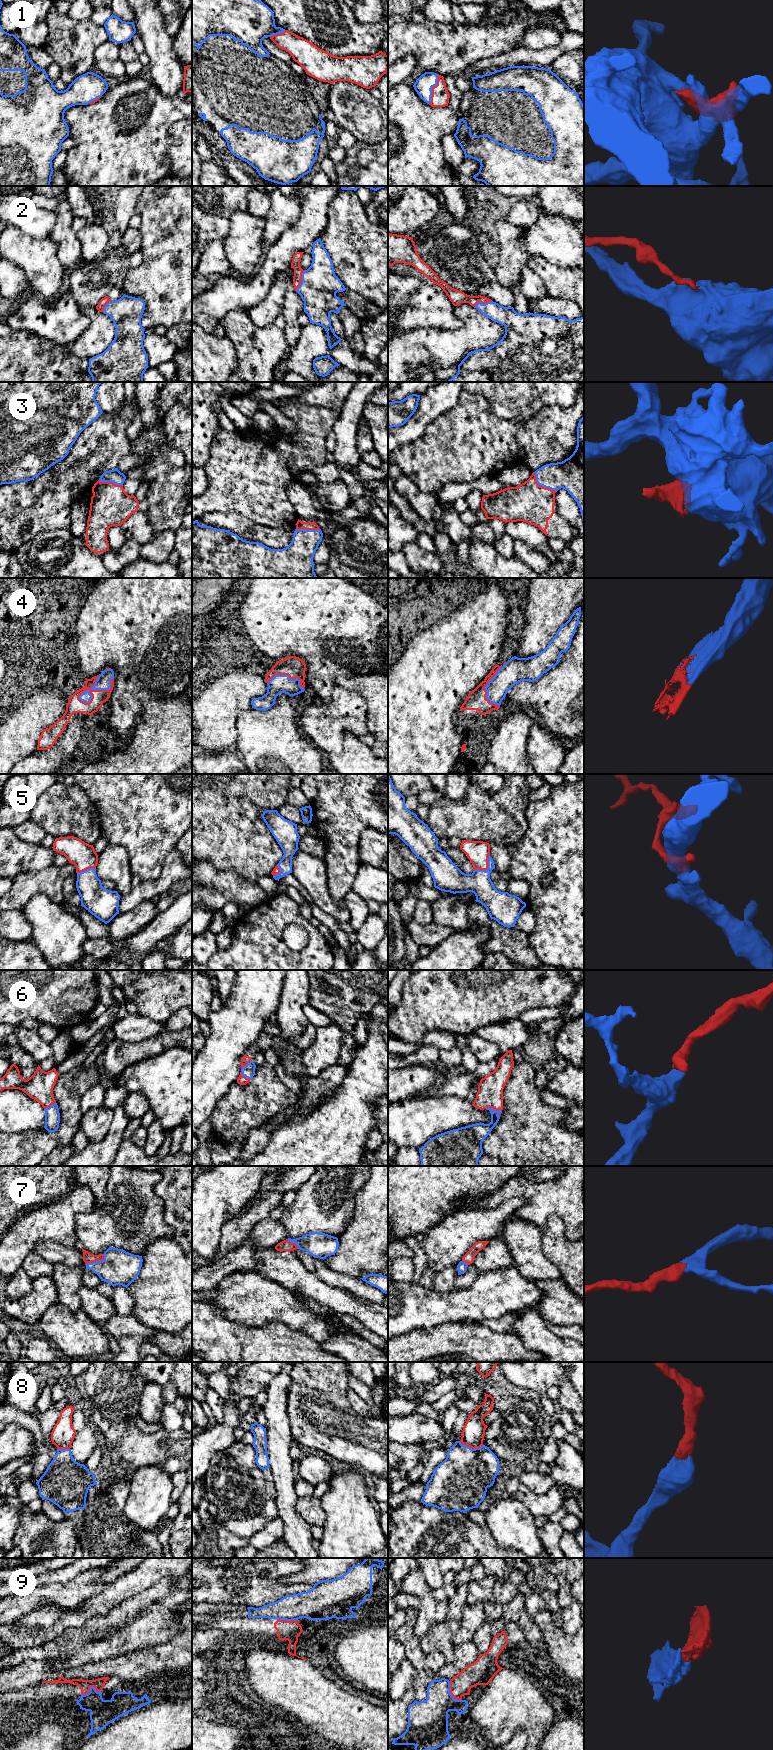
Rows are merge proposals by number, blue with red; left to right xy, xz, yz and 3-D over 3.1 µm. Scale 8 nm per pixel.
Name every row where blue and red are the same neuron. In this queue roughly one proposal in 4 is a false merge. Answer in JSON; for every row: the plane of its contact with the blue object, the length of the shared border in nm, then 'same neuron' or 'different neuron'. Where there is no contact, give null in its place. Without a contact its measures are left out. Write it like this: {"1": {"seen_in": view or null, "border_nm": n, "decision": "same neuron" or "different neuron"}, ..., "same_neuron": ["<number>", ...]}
{"1": {"seen_in": "yz", "border_nm": 260, "decision": "same neuron"}, "2": {"seen_in": "yz", "border_nm": 160, "decision": "same neuron"}, "3": {"seen_in": "yz", "border_nm": 240, "decision": "same neuron"}, "4": {"seen_in": "xy", "border_nm": 340, "decision": "same neuron"}, "5": {"seen_in": "yz", "border_nm": 180, "decision": "same neuron"}, "6": {"seen_in": "yz", "border_nm": 140, "decision": "same neuron"}, "7": {"seen_in": "xy", "border_nm": 170, "decision": "same neuron"}, "8": {"seen_in": "yz", "border_nm": 190, "decision": "same neuron"}, "9": {"seen_in": "xy", "border_nm": 160, "decision": "different neuron"}, "same_neuron": ["1", "2", "3", "4", "5", "6", "7", "8"]}

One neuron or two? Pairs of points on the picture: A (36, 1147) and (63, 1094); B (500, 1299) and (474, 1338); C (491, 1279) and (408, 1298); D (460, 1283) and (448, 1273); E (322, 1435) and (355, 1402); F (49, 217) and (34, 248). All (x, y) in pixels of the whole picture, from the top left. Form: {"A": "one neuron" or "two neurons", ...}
{"A": "one neuron", "B": "two neurons", "C": "one neuron", "D": "two neurons", "E": "two neurons", "F": "two neurons"}

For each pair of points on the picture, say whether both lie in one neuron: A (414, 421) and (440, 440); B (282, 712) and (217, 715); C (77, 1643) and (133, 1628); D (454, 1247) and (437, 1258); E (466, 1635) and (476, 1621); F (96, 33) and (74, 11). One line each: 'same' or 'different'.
A: different
B: different
C: same
D: same
E: same
F: different

